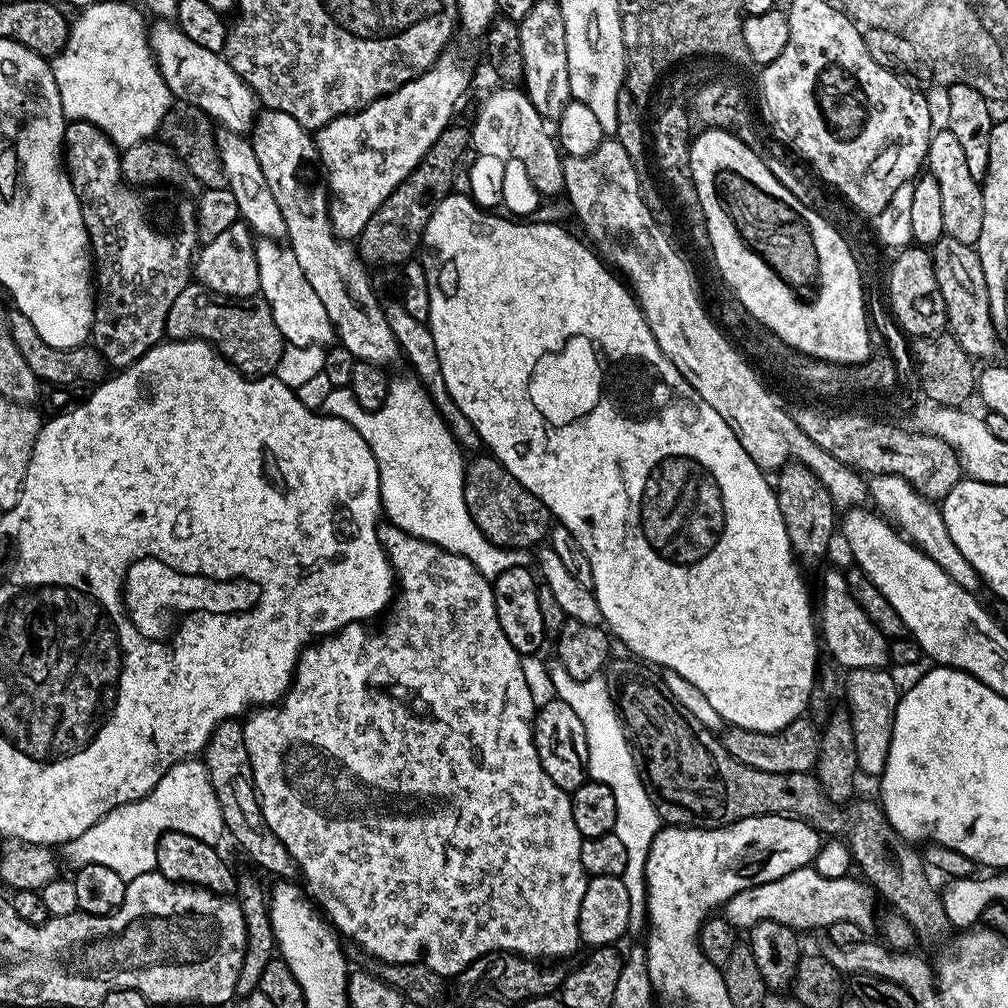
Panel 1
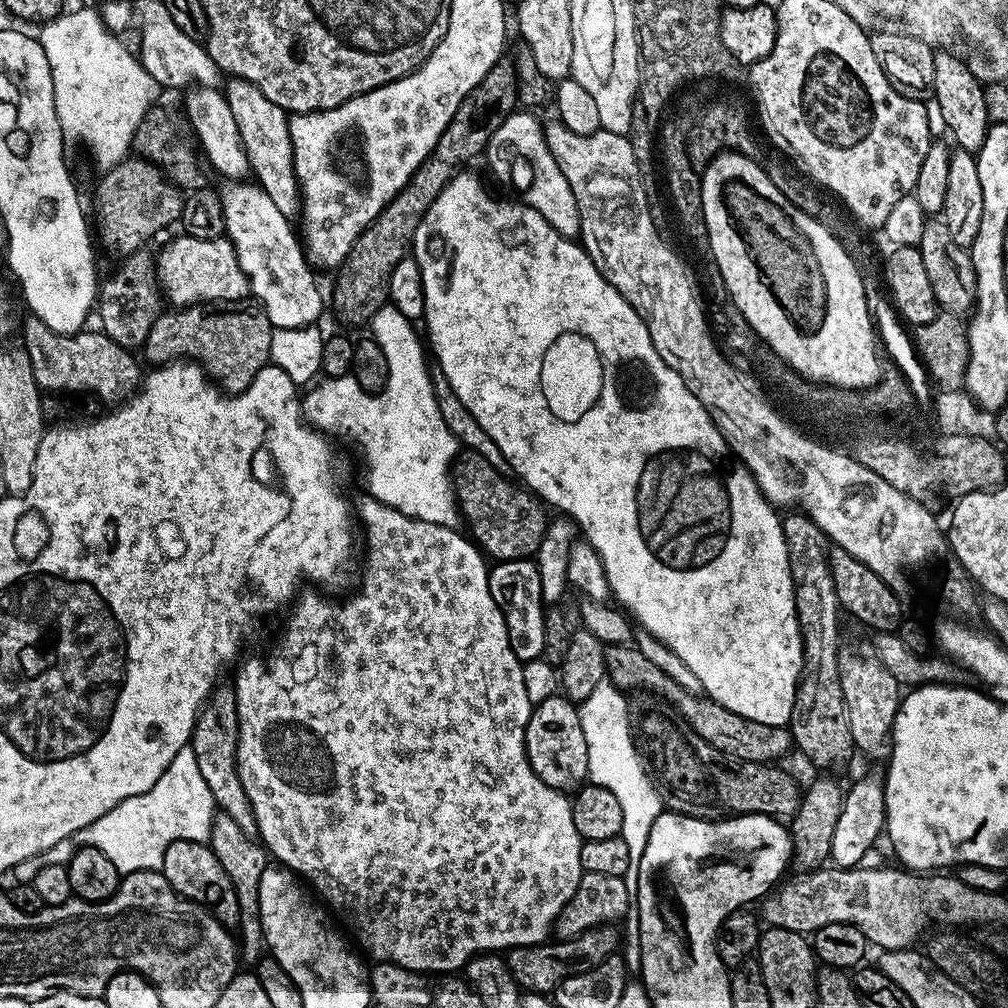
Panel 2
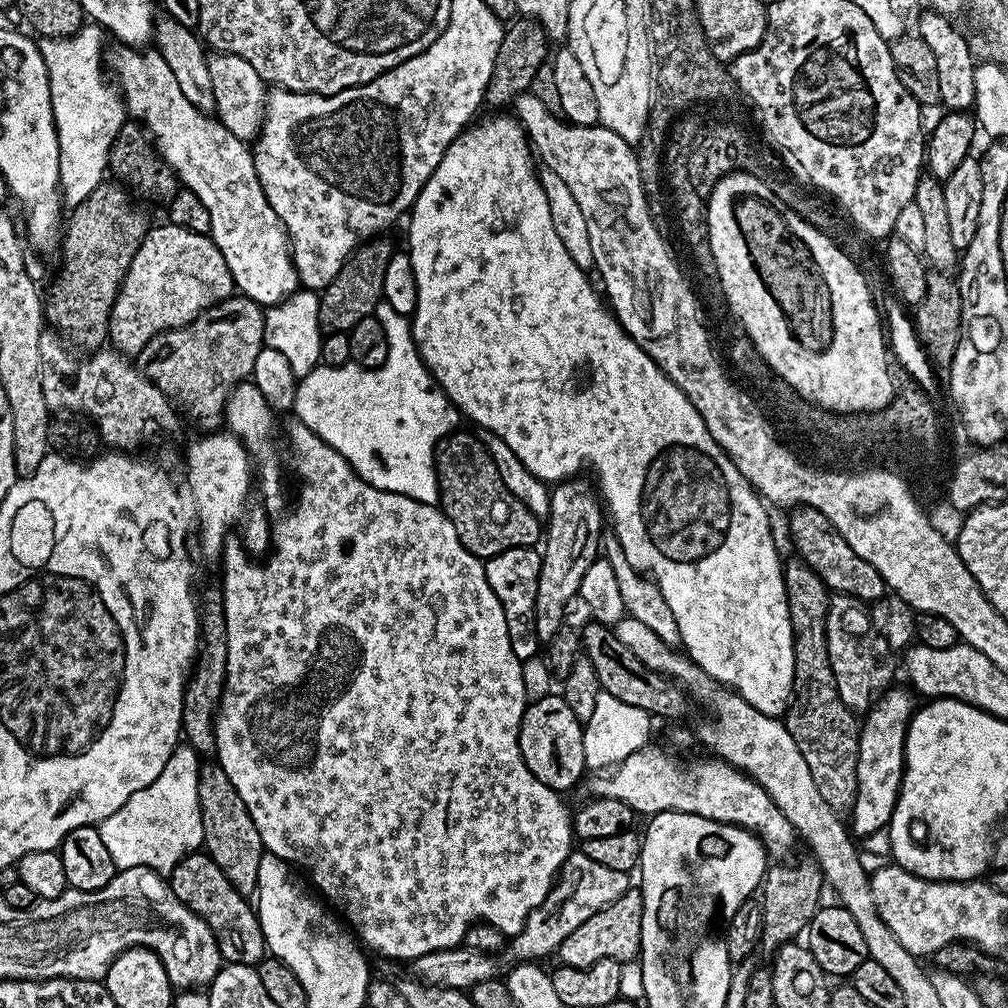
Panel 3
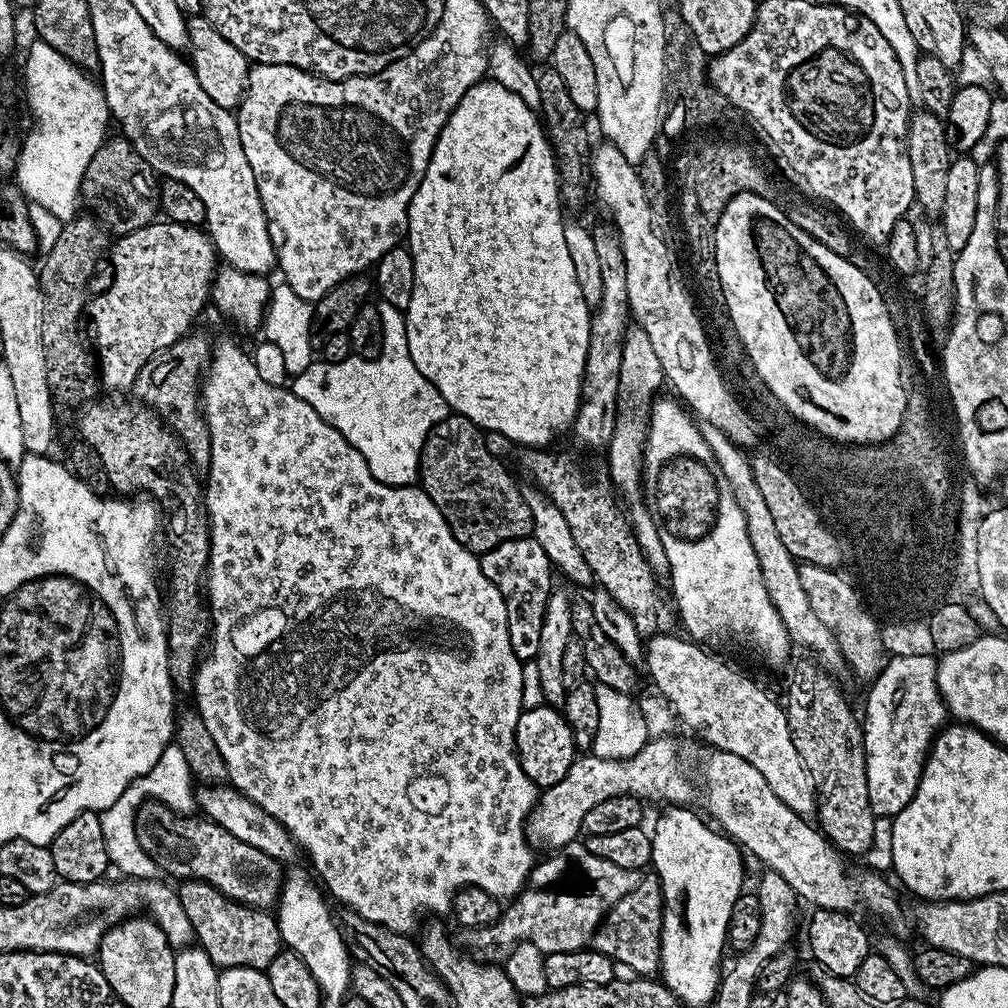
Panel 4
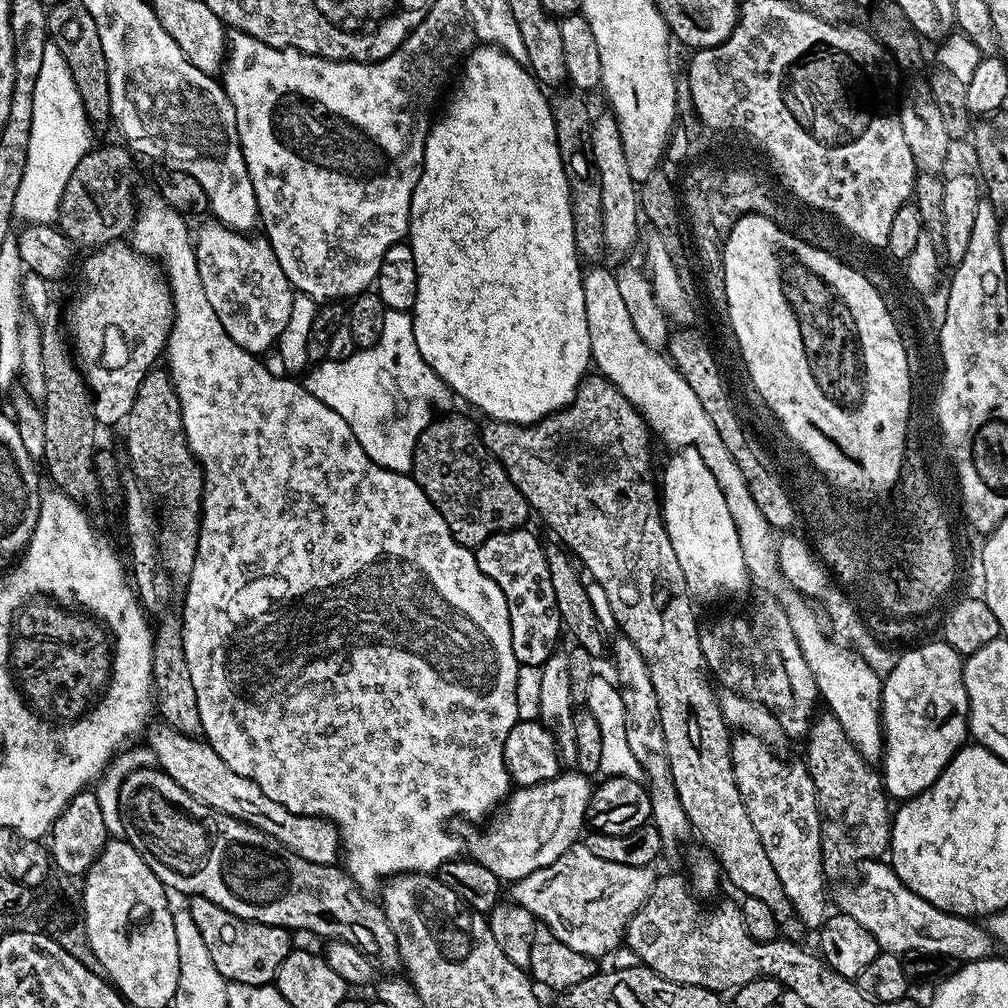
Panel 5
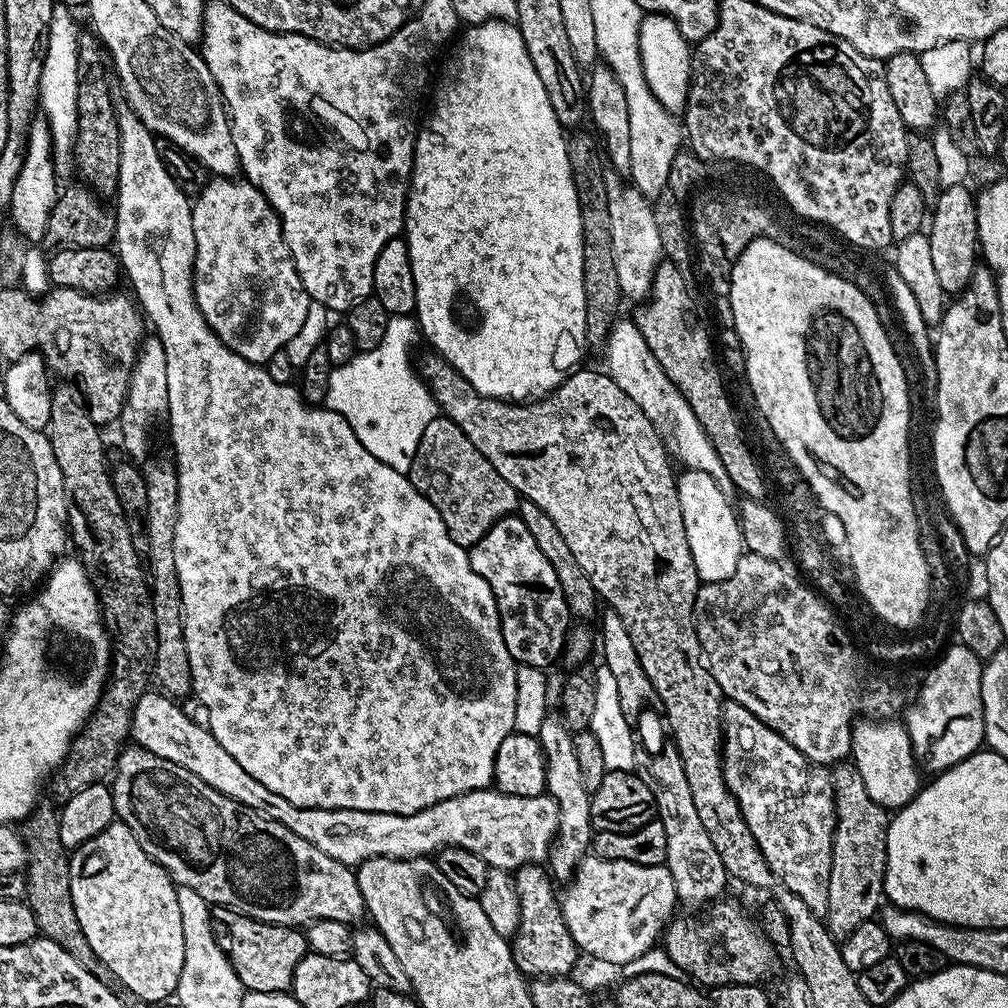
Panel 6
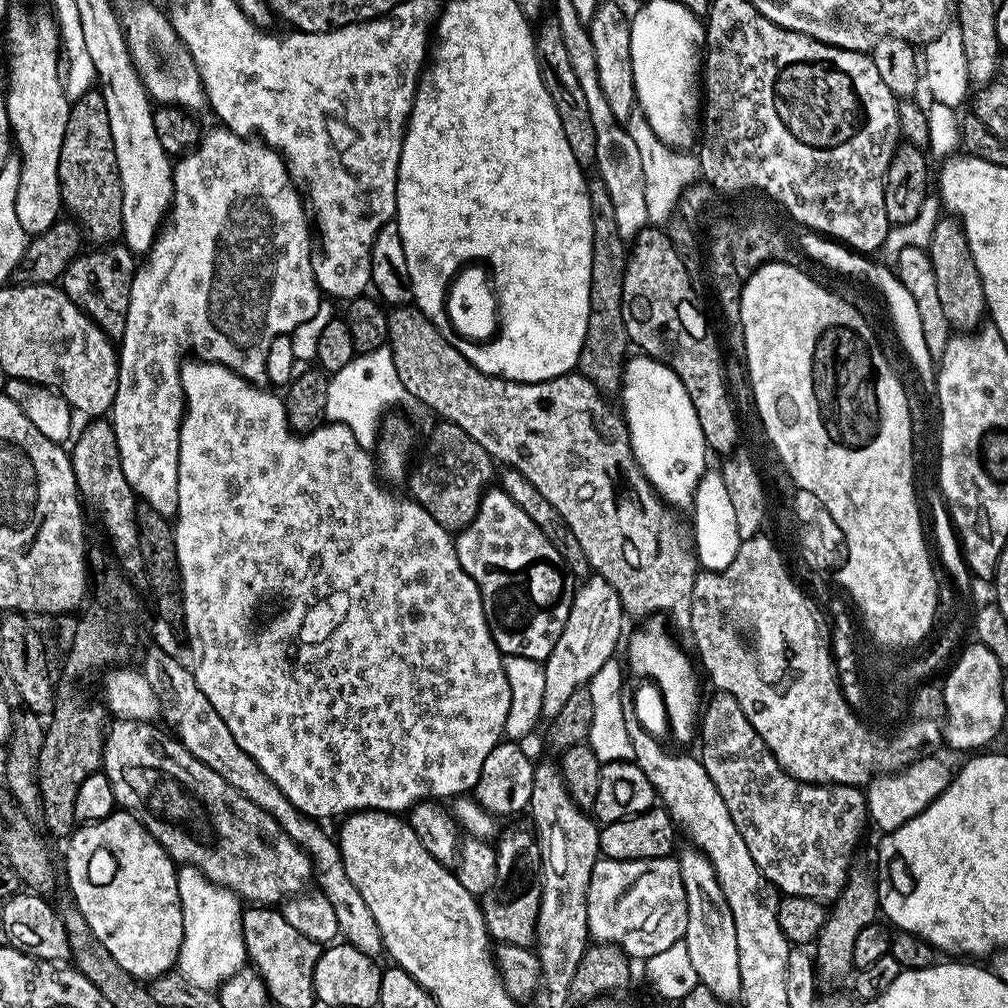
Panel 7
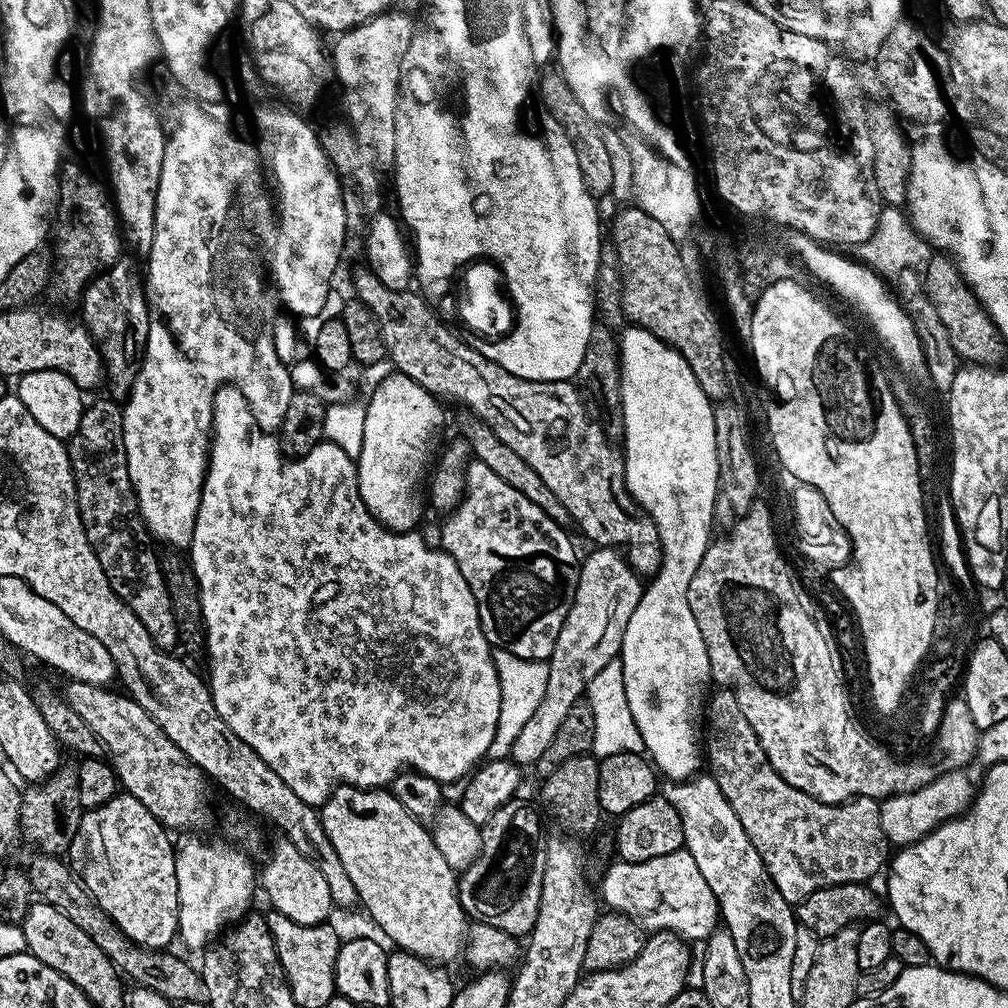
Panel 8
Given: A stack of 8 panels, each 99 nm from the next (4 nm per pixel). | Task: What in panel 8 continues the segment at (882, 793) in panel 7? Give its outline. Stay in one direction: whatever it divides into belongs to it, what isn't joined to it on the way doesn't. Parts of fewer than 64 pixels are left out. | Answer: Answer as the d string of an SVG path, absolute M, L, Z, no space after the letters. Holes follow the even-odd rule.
M964 770L947 772L936 776L934 782L922 786L922 790L914 790L910 794L888 796L880 801L880 817L882 818L882 834L892 846L903 846L918 842L933 828L945 824L948 820L968 811L974 799L974 780Z

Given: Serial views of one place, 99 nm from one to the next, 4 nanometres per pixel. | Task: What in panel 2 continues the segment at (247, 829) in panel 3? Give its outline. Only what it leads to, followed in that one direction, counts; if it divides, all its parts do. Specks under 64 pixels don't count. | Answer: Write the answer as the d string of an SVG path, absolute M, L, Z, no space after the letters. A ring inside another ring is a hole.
M223 814L212 817L212 838L210 847L222 862L222 870L230 877L230 886L234 886L234 894L238 894L238 956L249 966L260 963L266 952L264 943L264 927L260 917L260 887L262 886L262 874L269 867L270 856L267 851L253 837L242 834L238 822L234 818Z

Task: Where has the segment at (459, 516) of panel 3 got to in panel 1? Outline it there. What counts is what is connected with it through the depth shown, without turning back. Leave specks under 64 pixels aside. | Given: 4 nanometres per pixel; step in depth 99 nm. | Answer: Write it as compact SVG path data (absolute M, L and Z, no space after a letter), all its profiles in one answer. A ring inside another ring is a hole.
M483 455L477 460L469 459L464 469L464 497L470 518L474 518L484 537L499 548L532 550L532 547L543 545L554 524L552 513L514 478L514 474L510 474L510 470L506 470L506 466L499 464L495 456Z

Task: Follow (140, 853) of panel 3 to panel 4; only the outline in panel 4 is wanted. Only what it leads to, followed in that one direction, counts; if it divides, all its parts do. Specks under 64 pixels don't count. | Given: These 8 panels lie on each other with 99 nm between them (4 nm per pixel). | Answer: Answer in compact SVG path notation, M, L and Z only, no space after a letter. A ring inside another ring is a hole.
M175 742L162 750L162 758L158 758L144 776L139 776L106 813L104 836L108 840L108 859L120 871L117 873L134 880L154 880L161 875L152 857L142 850L136 833L136 809L148 801L167 804L177 814L191 813L191 808L194 808L194 777L190 766L186 766L186 757Z

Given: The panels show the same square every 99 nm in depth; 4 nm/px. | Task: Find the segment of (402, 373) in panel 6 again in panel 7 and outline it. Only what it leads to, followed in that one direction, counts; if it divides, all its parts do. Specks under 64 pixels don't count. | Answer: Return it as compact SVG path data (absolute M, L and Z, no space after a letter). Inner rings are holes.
M384 345L376 351L355 355L342 370L331 375L325 419L329 423L345 425L359 445L370 450L375 447L379 437L382 417L385 415L384 407L404 395L404 388L398 382L398 374L394 370L392 350Z

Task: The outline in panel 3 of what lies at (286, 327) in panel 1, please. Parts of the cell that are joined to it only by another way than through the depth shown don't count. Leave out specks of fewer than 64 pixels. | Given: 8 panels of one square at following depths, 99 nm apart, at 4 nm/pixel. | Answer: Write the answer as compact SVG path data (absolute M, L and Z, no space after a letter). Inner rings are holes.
M116 46L116 49L110 52L107 53L106 60L110 68L112 63L112 68L116 71L115 83L122 93L127 115L151 133L150 139L158 155L176 171L177 181L194 194L198 194L206 210L210 210L210 235L218 250L222 250L226 266L230 266L233 285L243 295L266 308L297 291L296 268L292 264L288 234L284 231L278 214L274 214L258 182L258 174L252 161L253 149L245 141L234 138L234 134L230 134L230 130L226 130L226 126L222 126L219 120L196 109L194 102L190 102L186 94L182 94L178 78L174 78L170 66L166 66L159 51Z

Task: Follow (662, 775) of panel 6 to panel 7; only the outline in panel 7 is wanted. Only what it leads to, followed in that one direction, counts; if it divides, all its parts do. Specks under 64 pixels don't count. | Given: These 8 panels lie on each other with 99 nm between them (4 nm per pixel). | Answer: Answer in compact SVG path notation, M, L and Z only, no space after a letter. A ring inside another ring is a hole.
M691 846L681 847L678 852L682 886L686 890L686 930L684 943L690 953L691 965L698 974L699 983L706 985L718 998L725 1002L739 1001L740 971L738 970L738 930L734 930L734 914L730 914L730 906L726 896L722 894L722 886L718 886L718 878L714 874L714 866L708 856L700 849Z

